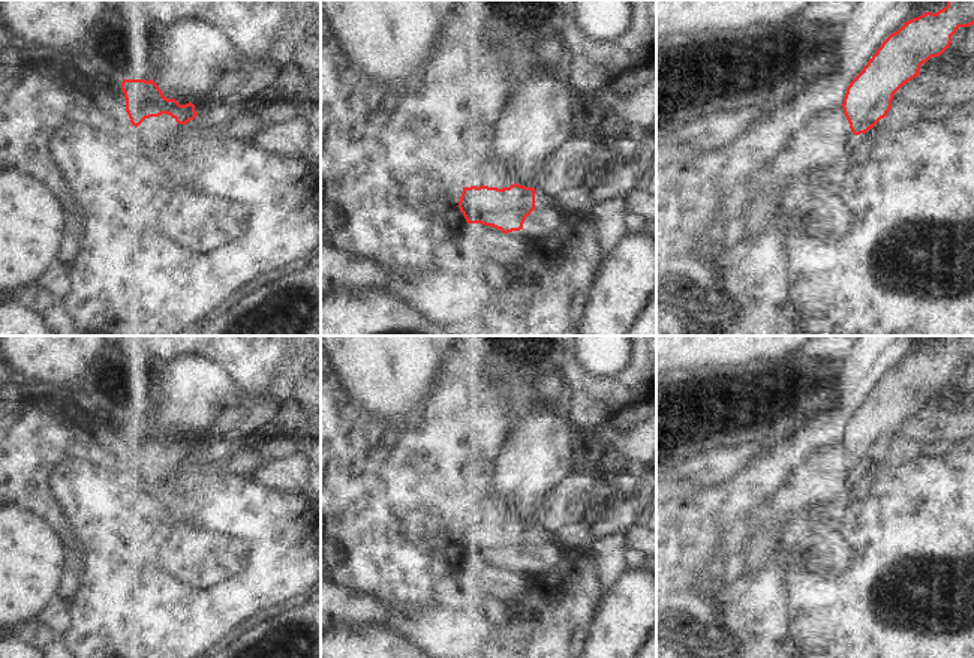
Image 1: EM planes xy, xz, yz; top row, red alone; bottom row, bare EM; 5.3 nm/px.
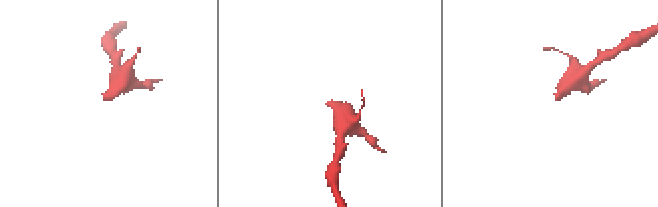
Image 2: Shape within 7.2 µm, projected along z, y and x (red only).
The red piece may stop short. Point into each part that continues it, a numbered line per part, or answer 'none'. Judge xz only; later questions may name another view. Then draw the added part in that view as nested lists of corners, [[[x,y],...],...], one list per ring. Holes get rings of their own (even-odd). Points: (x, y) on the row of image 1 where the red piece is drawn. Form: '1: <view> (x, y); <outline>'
1: xz (496, 176); [[[496,157],[494,162],[490,165],[486,177],[484,177],[484,186],[488,187],[497,187],[497,189],[503,189],[503,187],[509,187],[512,183],[512,180],[509,178],[505,166],[502,165],[502,162]]]

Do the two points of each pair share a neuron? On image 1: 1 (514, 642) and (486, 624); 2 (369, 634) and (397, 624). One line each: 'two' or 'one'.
1: two
2: two

